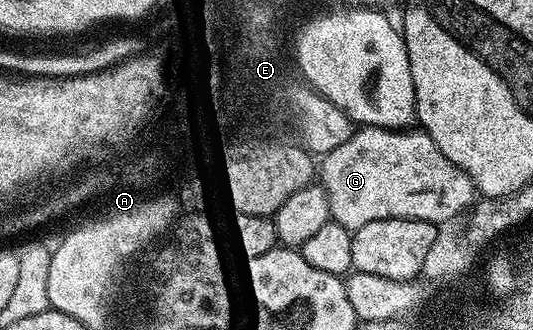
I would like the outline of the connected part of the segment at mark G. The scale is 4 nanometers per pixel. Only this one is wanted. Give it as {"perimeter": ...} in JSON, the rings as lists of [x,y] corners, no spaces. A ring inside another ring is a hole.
{"perimeter":[[[363,126],[356,129],[349,140],[345,140],[345,144],[341,144],[341,148],[333,148],[333,152],[322,155],[321,158],[321,185],[327,194],[329,200],[329,208],[331,209],[332,219],[340,222],[346,230],[352,232],[360,230],[365,224],[369,224],[373,220],[385,220],[386,218],[416,218],[417,220],[425,220],[426,222],[433,222],[440,224],[456,217],[465,206],[470,207],[473,202],[473,187],[471,185],[471,177],[465,173],[461,168],[457,168],[448,160],[437,148],[437,144],[433,144],[433,140],[429,135],[416,132],[416,134],[407,134],[411,132],[404,132],[403,130],[385,130],[382,126]]]}

